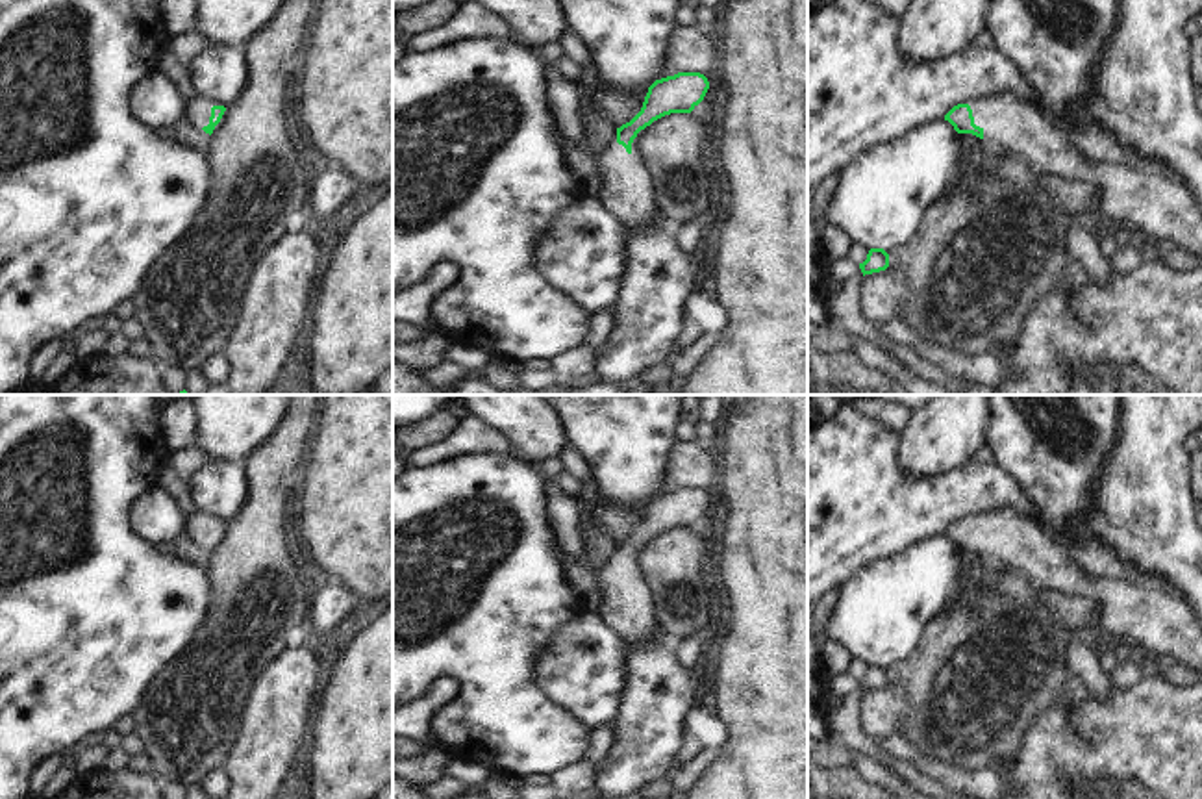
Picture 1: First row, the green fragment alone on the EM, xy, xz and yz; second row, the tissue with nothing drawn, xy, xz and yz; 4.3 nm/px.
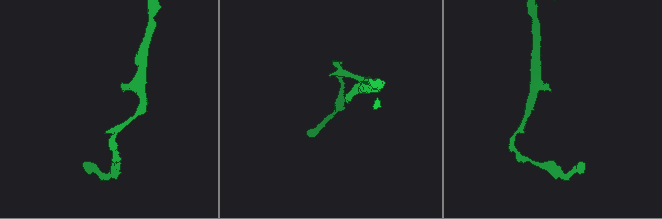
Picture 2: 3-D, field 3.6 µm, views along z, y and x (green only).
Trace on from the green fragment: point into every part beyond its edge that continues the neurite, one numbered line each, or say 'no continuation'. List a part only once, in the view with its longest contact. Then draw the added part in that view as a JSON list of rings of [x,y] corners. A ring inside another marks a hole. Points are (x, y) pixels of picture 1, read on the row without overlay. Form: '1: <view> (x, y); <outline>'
1: yz (1136, 610); [[[995,508],[969,521],[983,556],[1002,558],[1041,588],[1096,599],[1100,641],[1130,640],[1202,669],[1202,621],[1183,597],[1143,578],[1124,578],[1119,569],[1091,575],[1037,519],[1015,508]]]

